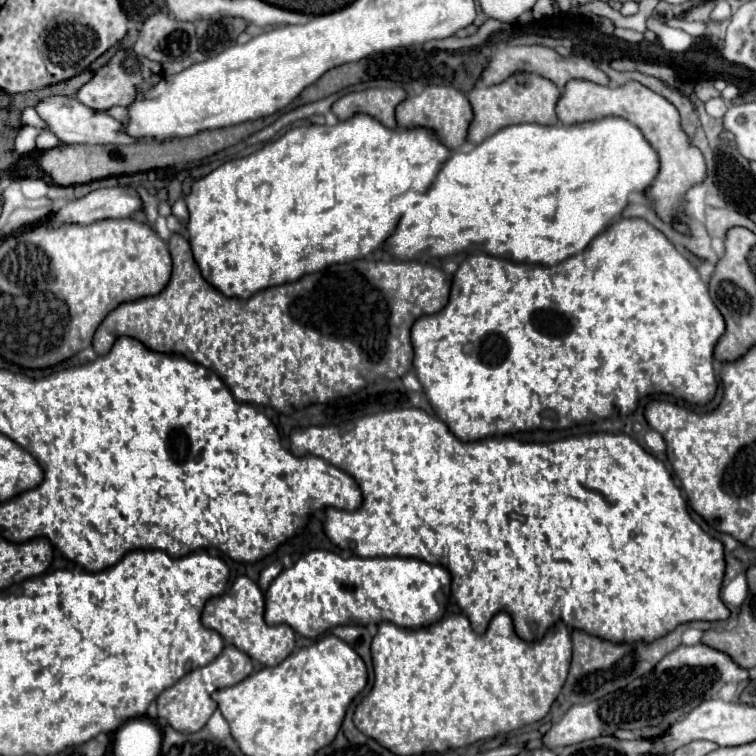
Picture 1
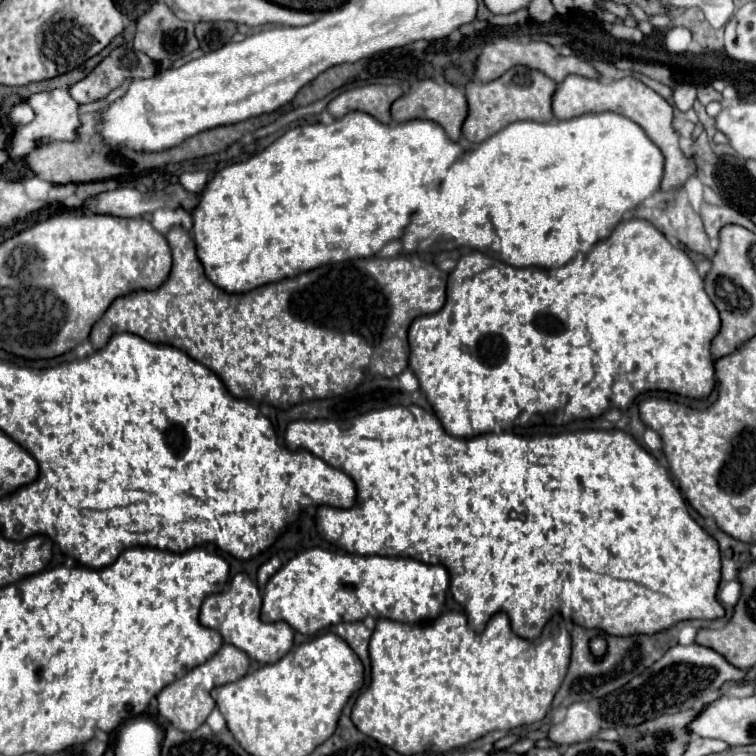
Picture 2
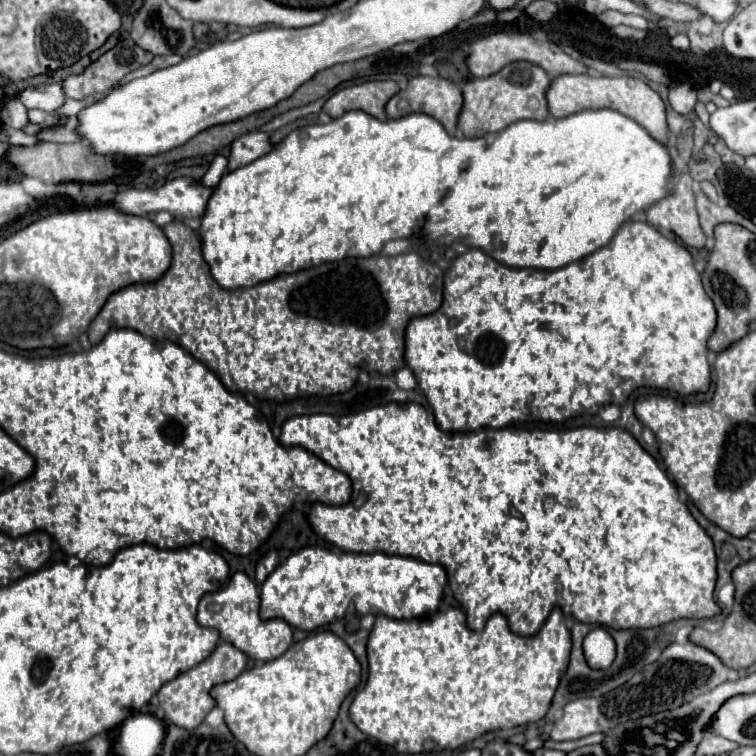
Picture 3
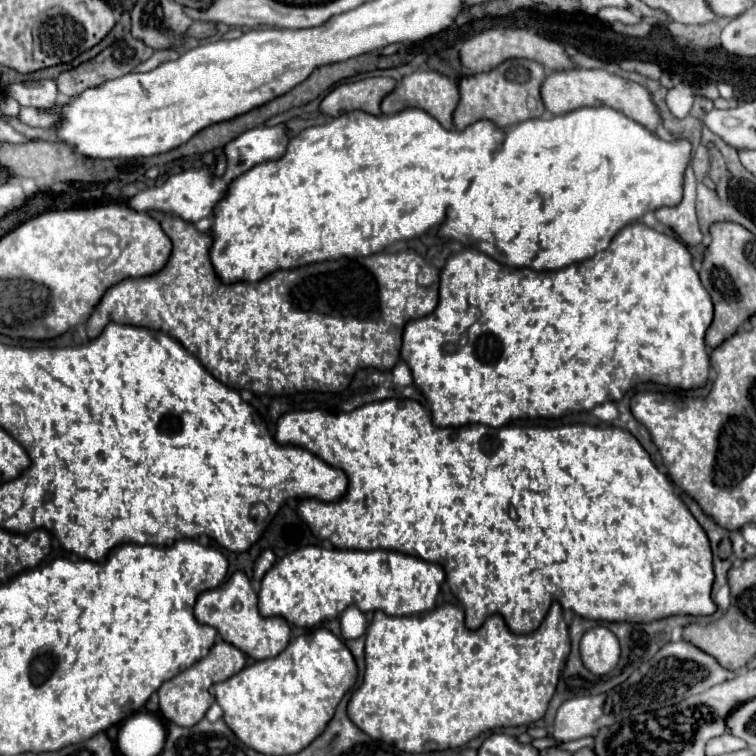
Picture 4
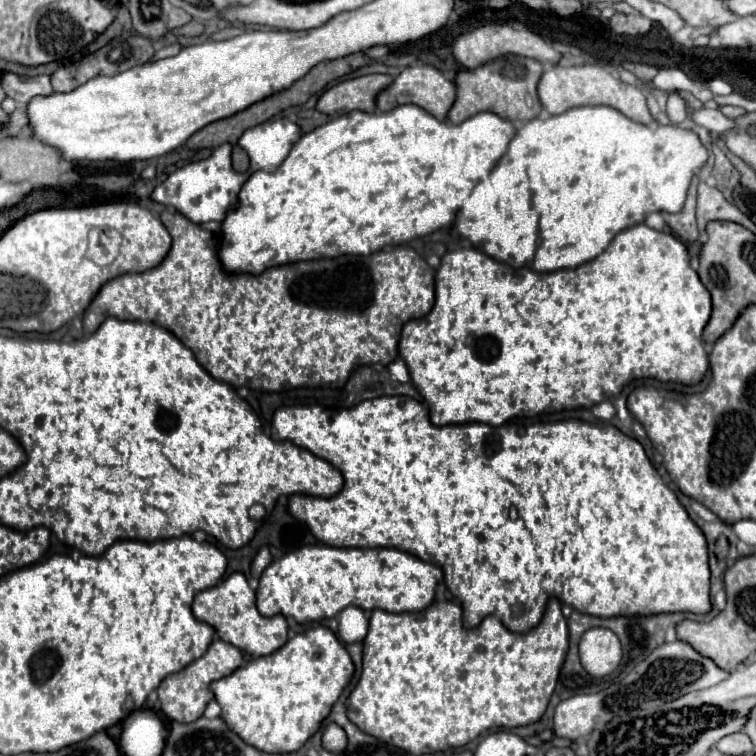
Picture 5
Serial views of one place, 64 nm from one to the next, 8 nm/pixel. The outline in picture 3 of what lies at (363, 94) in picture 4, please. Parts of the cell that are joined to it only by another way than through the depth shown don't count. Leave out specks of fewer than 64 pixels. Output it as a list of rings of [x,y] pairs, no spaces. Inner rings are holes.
[[[364,82],[358,86],[348,86],[338,90],[328,102],[324,104],[324,112],[332,118],[340,118],[348,110],[362,110],[378,120],[386,120],[386,104],[398,92],[398,84],[388,82]]]

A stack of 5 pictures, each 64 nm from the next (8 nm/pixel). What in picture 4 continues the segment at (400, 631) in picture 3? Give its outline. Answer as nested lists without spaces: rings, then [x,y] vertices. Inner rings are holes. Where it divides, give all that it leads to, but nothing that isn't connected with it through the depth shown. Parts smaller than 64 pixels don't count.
[[[554,602],[550,606],[550,612],[546,616],[546,620],[540,624],[540,628],[532,634],[514,634],[508,630],[508,626],[504,624],[502,616],[490,616],[478,630],[468,630],[464,626],[464,612],[462,608],[454,606],[454,604],[446,604],[440,608],[434,608],[430,612],[424,614],[414,614],[414,616],[386,616],[384,612],[376,612],[374,620],[366,632],[366,674],[364,674],[364,682],[362,686],[352,694],[350,702],[348,702],[348,716],[350,720],[368,736],[372,736],[374,740],[382,740],[386,744],[392,744],[396,748],[400,748],[402,752],[434,752],[434,750],[448,750],[448,748],[458,748],[464,746],[466,742],[470,742],[472,738],[480,736],[486,730],[494,730],[494,728],[510,728],[510,726],[522,726],[522,724],[532,724],[536,720],[540,720],[548,708],[548,702],[556,690],[558,678],[564,670],[568,652],[570,652],[571,644],[568,638],[568,626],[562,618],[562,608],[558,602]]]

